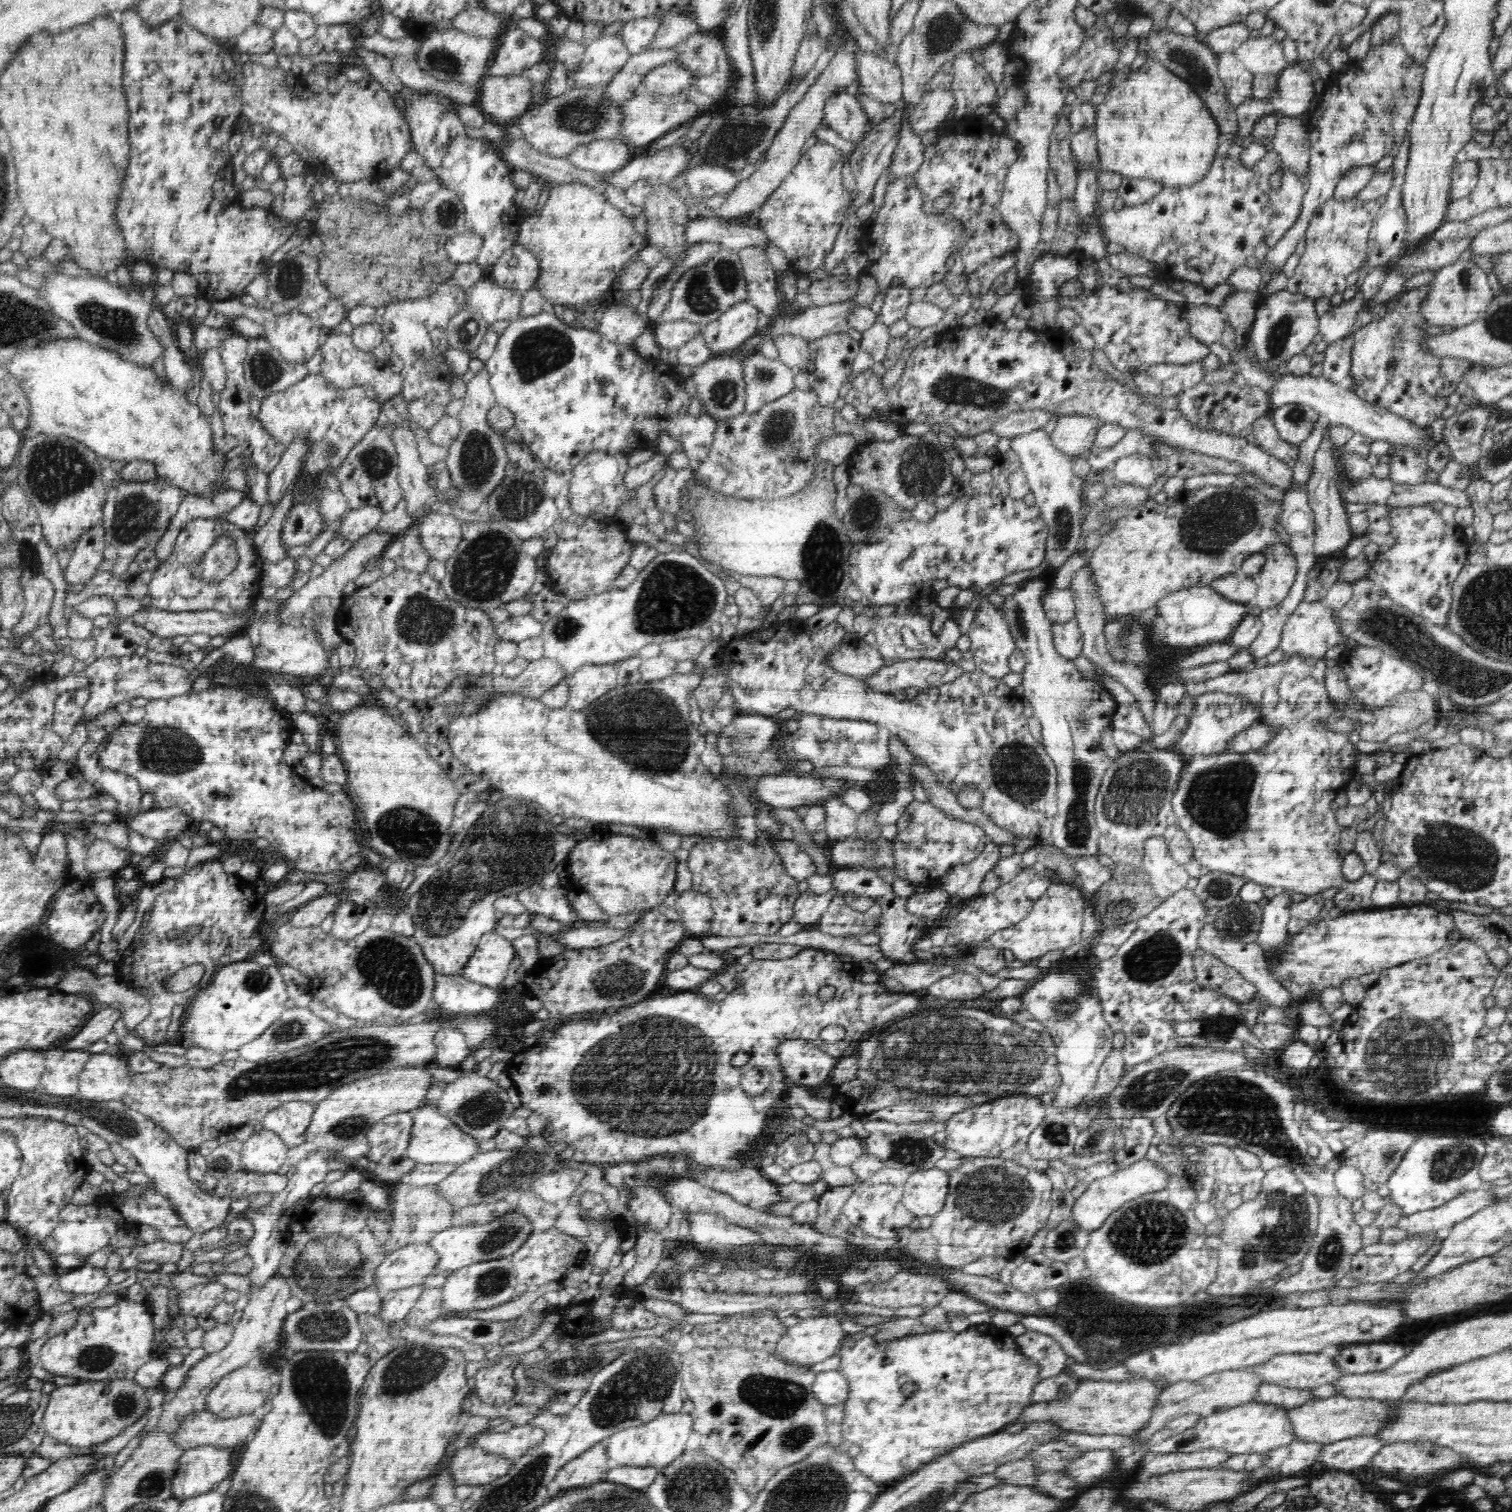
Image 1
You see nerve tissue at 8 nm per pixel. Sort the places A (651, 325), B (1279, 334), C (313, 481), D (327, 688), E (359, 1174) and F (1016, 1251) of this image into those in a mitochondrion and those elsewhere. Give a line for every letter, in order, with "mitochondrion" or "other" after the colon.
A: other
B: mitochondrion
C: other
D: other
E: other
F: other

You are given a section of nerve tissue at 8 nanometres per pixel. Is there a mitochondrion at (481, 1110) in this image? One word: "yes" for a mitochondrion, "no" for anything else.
yes

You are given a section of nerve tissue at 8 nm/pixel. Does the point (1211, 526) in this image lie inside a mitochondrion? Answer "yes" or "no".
yes

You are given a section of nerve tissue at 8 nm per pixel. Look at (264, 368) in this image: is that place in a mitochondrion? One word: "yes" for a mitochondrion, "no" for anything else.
yes

